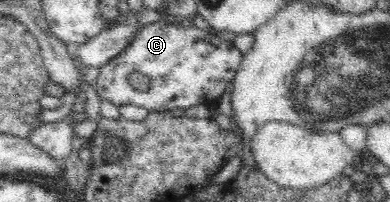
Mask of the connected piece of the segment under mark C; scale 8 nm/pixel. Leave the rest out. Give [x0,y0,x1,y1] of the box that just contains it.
[95,21,243,112]

